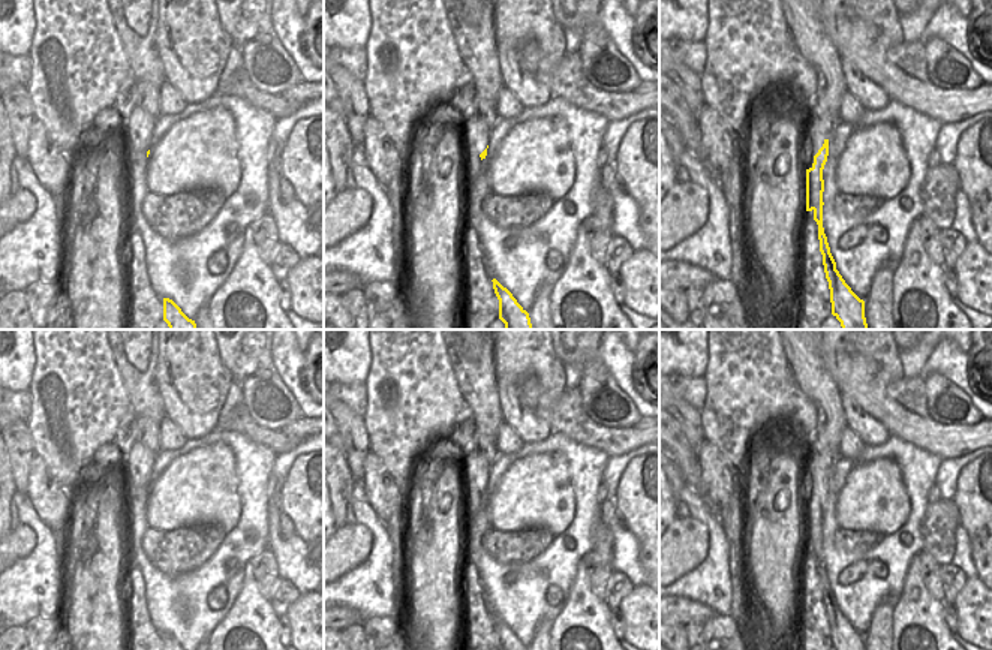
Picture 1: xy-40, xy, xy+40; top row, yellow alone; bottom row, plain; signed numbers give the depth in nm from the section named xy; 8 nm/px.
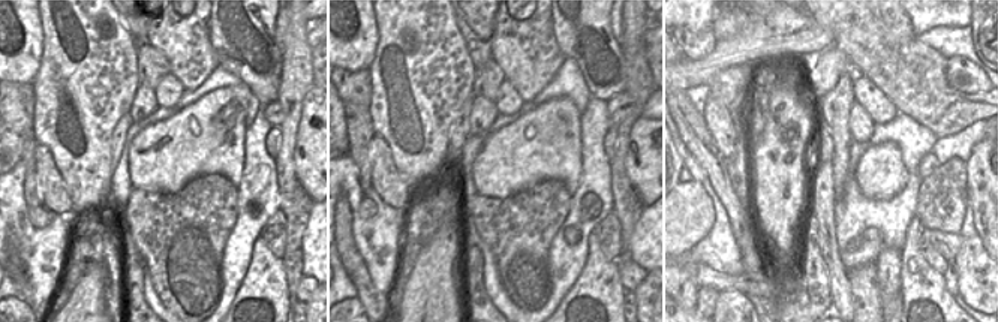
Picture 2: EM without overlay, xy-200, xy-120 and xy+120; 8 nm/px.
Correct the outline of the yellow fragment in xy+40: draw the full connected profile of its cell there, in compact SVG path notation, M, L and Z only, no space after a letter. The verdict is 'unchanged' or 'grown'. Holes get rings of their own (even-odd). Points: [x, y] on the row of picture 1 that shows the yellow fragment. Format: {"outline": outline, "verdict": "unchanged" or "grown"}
{"outline": "M817 124L806 126L806 213L814 213L818 225L820 252L830 289L832 315L842 329L868 329L865 301L842 279L824 234L824 166L829 156L829 139Z", "verdict": "grown"}

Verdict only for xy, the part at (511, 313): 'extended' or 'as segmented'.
as segmented

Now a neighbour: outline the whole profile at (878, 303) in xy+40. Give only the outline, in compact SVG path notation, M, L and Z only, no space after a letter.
M881 268L872 279L871 291L865 301L868 329L895 329L892 321L892 280L895 271Z

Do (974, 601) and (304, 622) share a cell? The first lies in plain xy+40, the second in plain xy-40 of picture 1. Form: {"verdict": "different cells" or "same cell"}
{"verdict": "same cell"}

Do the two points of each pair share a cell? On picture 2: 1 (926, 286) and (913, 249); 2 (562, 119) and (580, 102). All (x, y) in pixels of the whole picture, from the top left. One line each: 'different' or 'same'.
1: same
2: different

